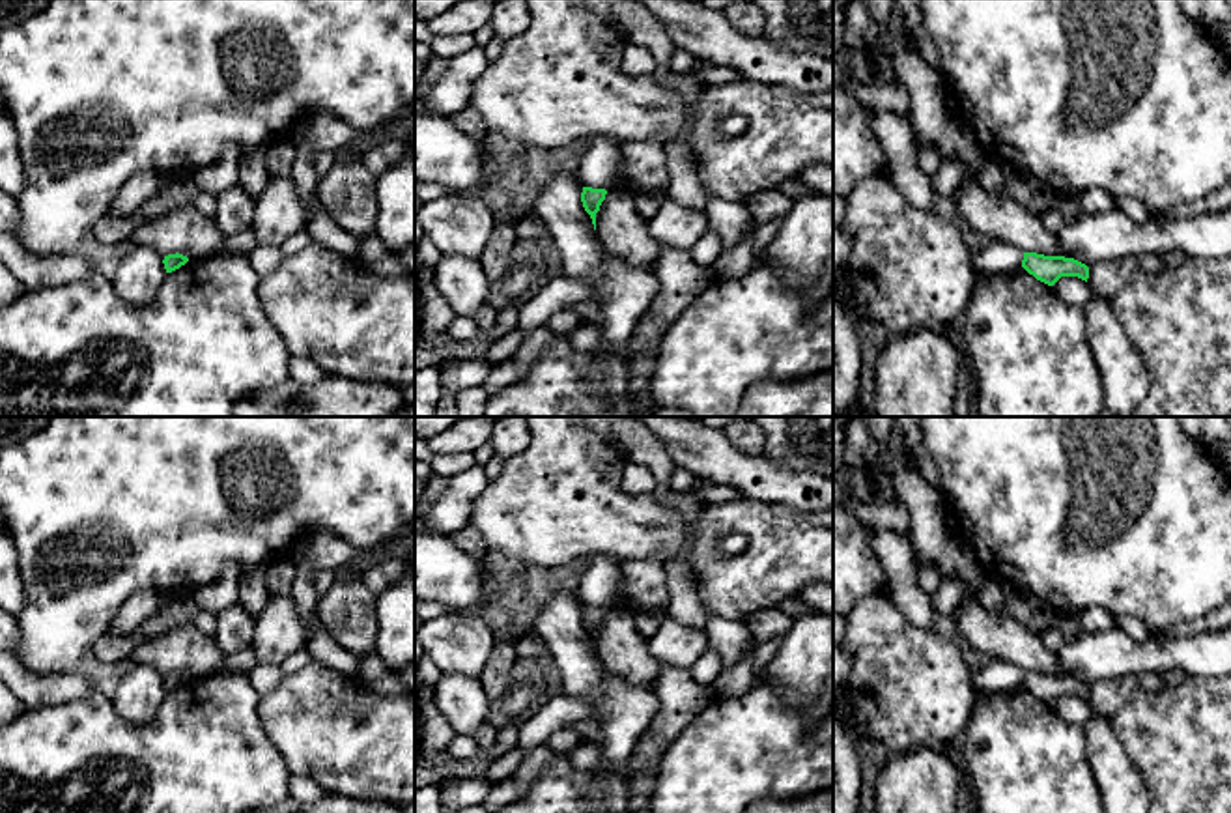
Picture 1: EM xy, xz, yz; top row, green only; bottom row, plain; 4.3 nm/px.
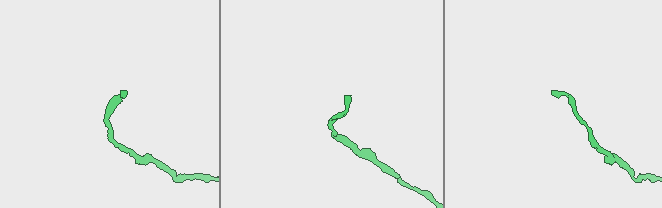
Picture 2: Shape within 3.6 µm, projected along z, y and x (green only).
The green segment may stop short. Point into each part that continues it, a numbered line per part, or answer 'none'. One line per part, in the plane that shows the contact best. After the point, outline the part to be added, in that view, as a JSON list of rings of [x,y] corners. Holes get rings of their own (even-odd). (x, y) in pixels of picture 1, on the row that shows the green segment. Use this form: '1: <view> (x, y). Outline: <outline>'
none

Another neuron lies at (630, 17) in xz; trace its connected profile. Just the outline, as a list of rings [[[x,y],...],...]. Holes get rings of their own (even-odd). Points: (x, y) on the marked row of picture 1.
[[[585,0],[585,4],[600,19],[613,24],[626,43],[644,47],[654,54],[656,80],[680,93],[687,103],[697,101],[702,84],[689,75],[674,75],[671,71],[669,58],[676,47],[667,28],[641,0]]]

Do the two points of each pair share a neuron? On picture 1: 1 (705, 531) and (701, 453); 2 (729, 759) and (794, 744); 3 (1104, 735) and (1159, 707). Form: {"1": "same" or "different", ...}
{"1": "different", "2": "same", "3": "different"}

